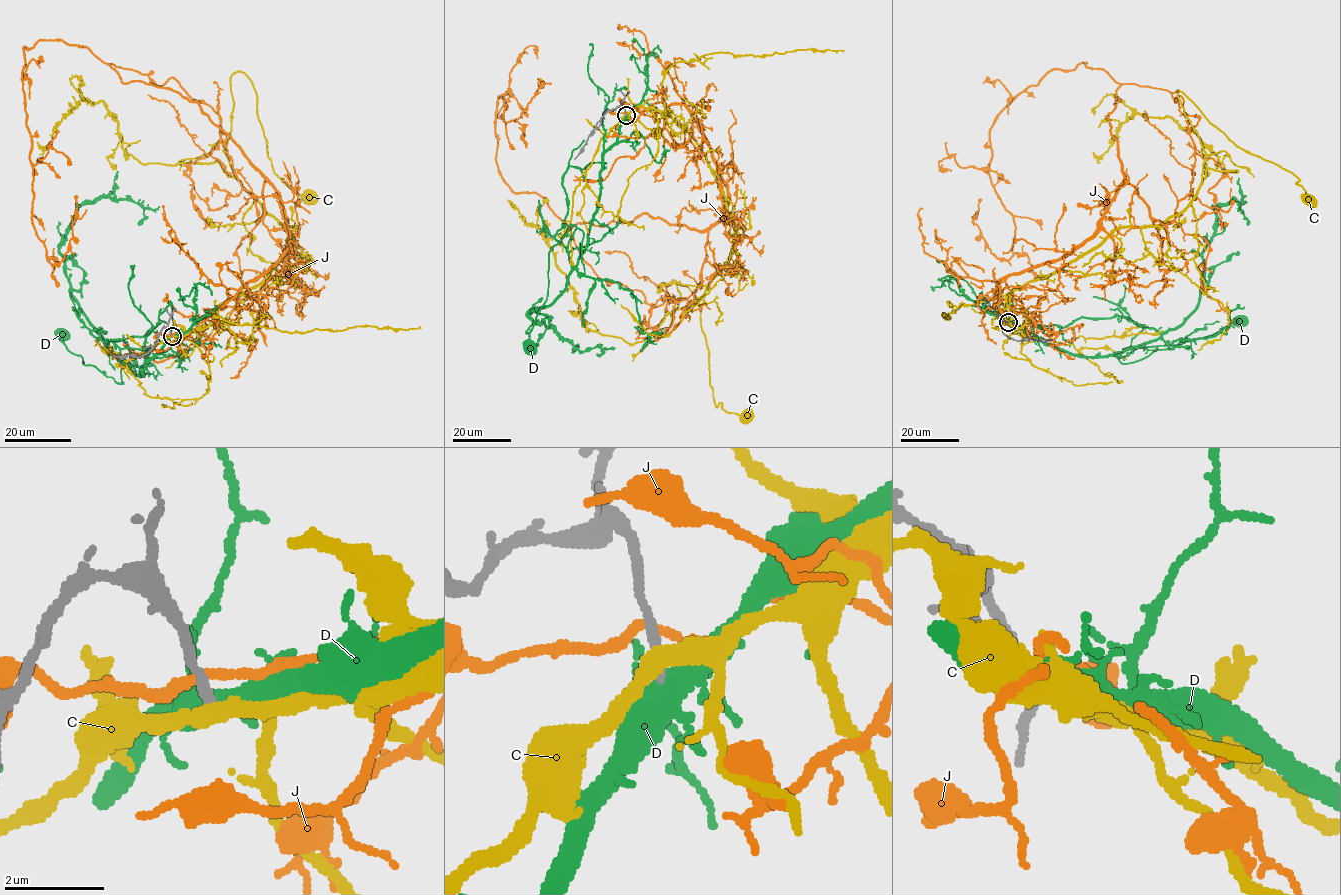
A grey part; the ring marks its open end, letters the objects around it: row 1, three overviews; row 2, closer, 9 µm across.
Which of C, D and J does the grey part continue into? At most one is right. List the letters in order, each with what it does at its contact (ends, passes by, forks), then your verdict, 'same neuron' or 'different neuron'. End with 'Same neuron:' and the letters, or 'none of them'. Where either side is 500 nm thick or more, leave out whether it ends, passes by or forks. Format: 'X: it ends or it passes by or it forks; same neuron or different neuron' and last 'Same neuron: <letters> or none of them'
C: it passes by; different neuron
D: it forks; different neuron
J: it passes by; different neuron
Same neuron: none of them

